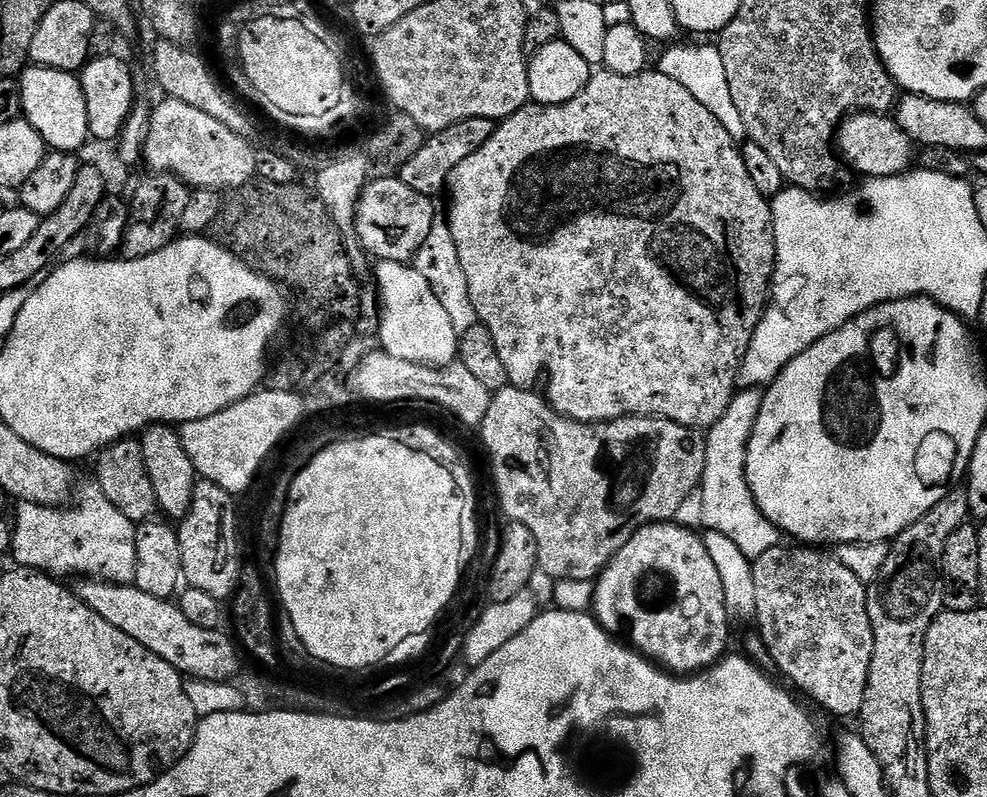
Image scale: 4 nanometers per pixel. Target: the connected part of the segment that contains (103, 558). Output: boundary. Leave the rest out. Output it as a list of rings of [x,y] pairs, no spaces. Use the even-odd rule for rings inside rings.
[[[92,490],[92,492],[86,493],[85,496],[81,498],[80,504],[75,504],[76,503],[73,503],[71,506],[62,508],[48,508],[45,504],[21,503],[19,507],[17,507],[20,509],[16,512],[16,520],[14,519],[14,527],[12,529],[11,558],[16,559],[15,563],[21,568],[34,568],[57,578],[72,576],[71,578],[95,578],[109,584],[133,583],[136,579],[136,525],[132,523],[130,518],[126,518],[126,514],[122,514],[122,510],[115,508],[98,490]]]

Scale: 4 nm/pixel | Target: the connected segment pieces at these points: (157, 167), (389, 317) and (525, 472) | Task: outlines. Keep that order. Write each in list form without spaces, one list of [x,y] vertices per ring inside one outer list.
[[[167,98],[161,101],[148,117],[148,136],[142,157],[153,173],[169,172],[192,190],[235,190],[253,183],[257,149],[251,148],[245,137],[234,134],[234,130],[226,130],[222,122],[210,118],[210,114],[202,114],[202,110],[194,110],[194,106],[186,106],[186,102]]]
[[[381,260],[375,265],[374,276],[376,272],[376,288],[380,291],[380,344],[379,347],[386,354],[390,354],[394,358],[402,358],[402,362],[414,362],[422,366],[430,366],[431,368],[445,368],[448,364],[455,364],[458,360],[460,350],[460,337],[454,330],[454,325],[450,322],[450,317],[446,315],[446,309],[442,307],[442,302],[438,302],[438,297],[434,295],[434,290],[430,290],[430,282],[426,282],[426,278],[422,278],[422,274],[418,274],[418,270],[408,262],[390,262],[389,260]]]
[[[507,387],[495,393],[490,402],[484,423],[478,428],[478,433],[484,439],[484,448],[492,459],[492,476],[496,479],[496,492],[500,495],[500,504],[504,507],[508,520],[522,522],[527,526],[530,534],[534,534],[534,542],[538,542],[538,567],[553,576],[556,581],[561,580],[589,580],[595,581],[603,572],[604,567],[630,542],[630,538],[639,528],[648,524],[662,524],[671,521],[678,514],[678,506],[690,498],[692,492],[700,487],[700,479],[704,476],[706,466],[706,446],[704,436],[697,429],[687,428],[678,422],[662,420],[659,416],[623,416],[617,420],[610,420],[603,424],[583,424],[581,420],[572,420],[555,412],[539,391],[526,388]]]

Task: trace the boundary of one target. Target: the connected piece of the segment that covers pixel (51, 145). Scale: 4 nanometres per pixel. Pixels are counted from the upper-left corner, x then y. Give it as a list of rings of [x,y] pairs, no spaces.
[[[25,67],[18,77],[22,94],[22,116],[38,130],[49,149],[58,152],[79,153],[84,143],[89,143],[86,122],[86,98],[82,94],[79,75],[53,68]]]

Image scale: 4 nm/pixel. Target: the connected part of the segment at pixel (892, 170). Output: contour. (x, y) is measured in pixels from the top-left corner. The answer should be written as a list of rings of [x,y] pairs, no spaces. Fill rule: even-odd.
[[[854,112],[851,116],[846,116],[836,129],[834,144],[843,163],[850,164],[853,170],[861,172],[861,177],[864,178],[900,176],[913,167],[914,145],[912,139],[904,133],[902,126],[898,126],[898,122],[888,114]]]

